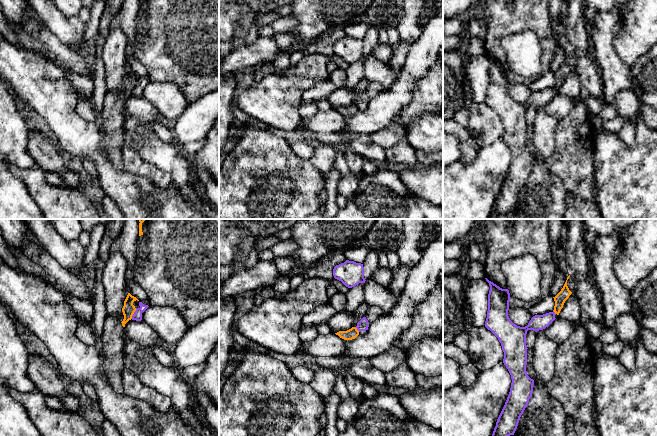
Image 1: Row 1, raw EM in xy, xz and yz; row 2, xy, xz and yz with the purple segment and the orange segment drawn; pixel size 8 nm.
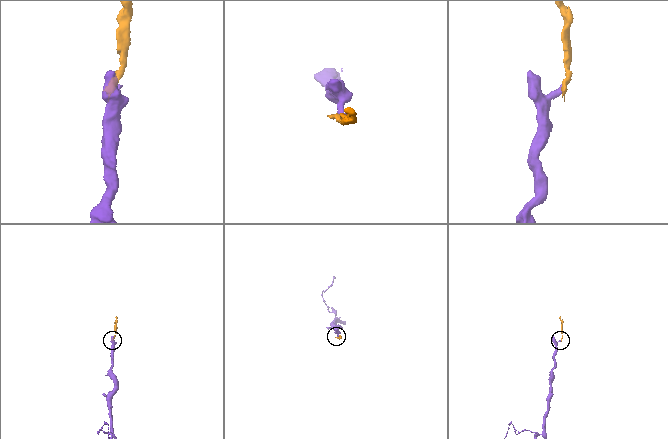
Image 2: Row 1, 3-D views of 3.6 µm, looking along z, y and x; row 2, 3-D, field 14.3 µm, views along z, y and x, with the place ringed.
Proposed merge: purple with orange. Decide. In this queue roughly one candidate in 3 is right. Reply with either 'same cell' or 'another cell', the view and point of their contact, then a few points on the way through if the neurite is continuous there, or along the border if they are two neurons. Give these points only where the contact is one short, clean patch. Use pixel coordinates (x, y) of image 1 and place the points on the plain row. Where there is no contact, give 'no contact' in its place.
another cell | xy (134, 89) | along xy (136, 84), (131, 94)

